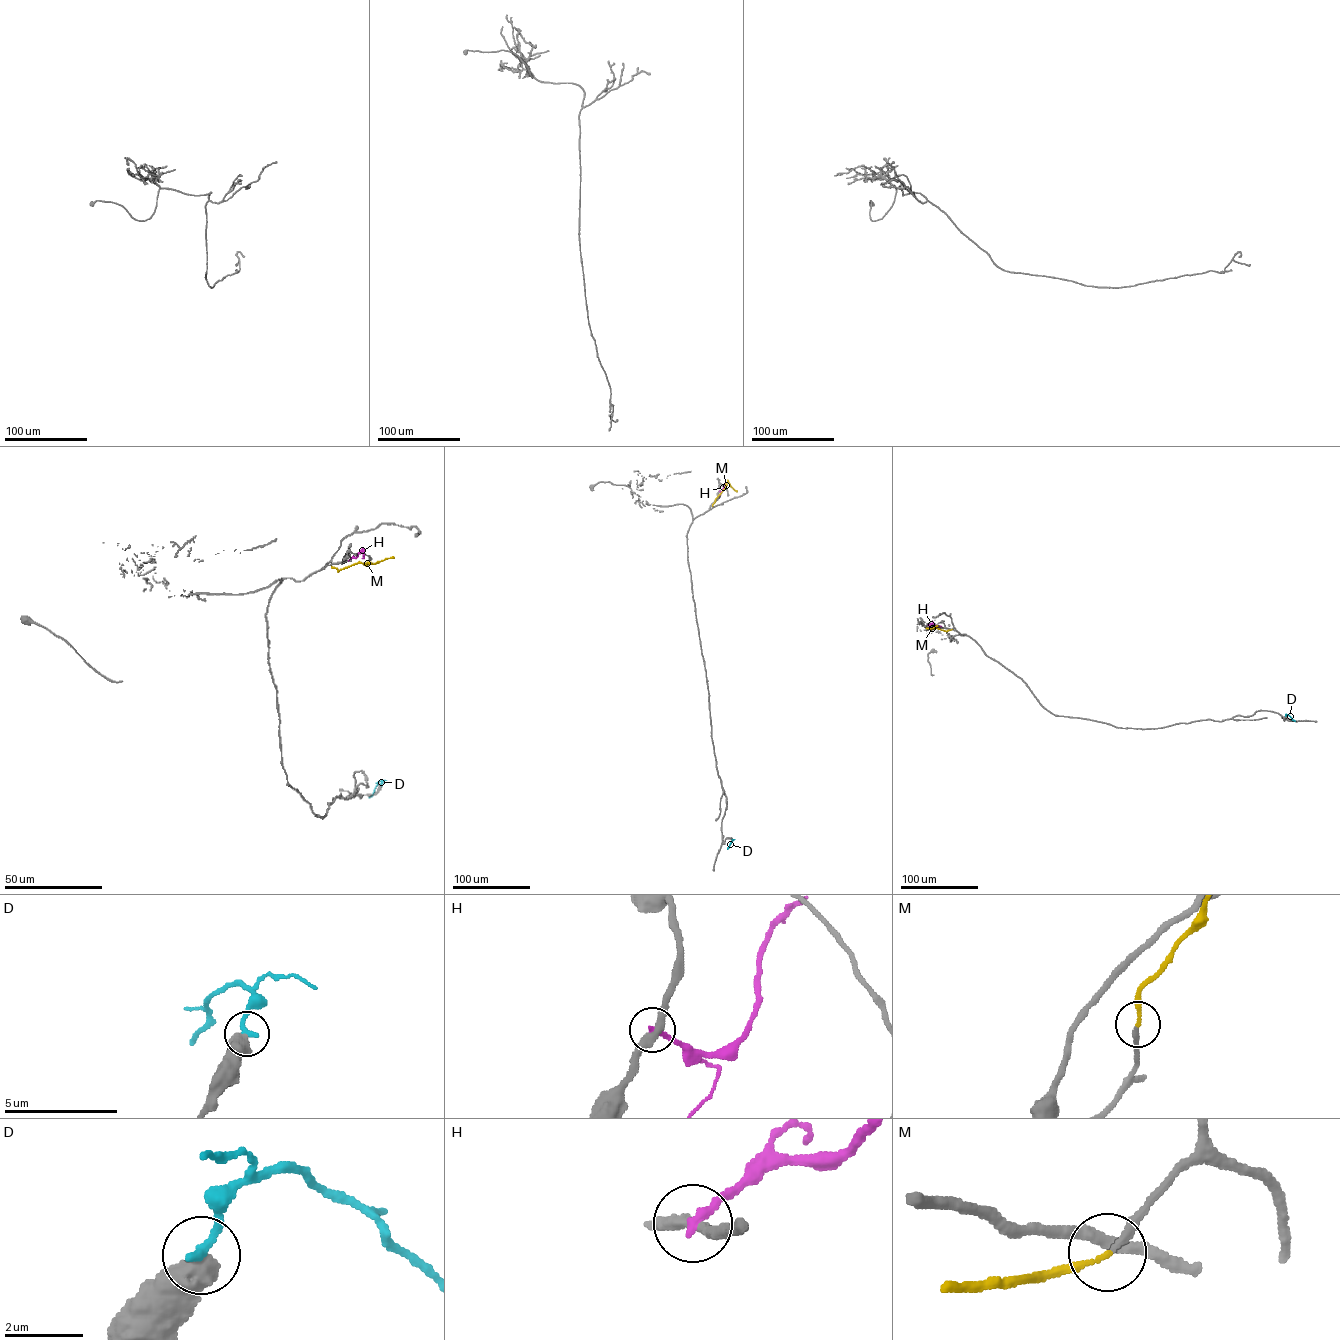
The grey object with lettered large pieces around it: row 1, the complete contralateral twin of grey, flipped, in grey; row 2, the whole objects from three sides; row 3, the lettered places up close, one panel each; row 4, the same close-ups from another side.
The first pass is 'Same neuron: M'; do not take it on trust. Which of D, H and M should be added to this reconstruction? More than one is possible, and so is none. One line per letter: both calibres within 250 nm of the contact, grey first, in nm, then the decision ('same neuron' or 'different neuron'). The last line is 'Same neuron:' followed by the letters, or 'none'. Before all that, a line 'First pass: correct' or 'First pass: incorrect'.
First pass: correct
D: 650 nm thick on the grey side, 260 nm on the other; different neuron
H: 320 nm thick on the grey side, 240 nm on the other; different neuron
M: 220 nm thick on the grey side, 150 nm on the other; same neuron
Same neuron: M

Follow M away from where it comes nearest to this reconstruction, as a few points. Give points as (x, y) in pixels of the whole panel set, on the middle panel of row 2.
M: (712, 506), (727, 482), (737, 491)

